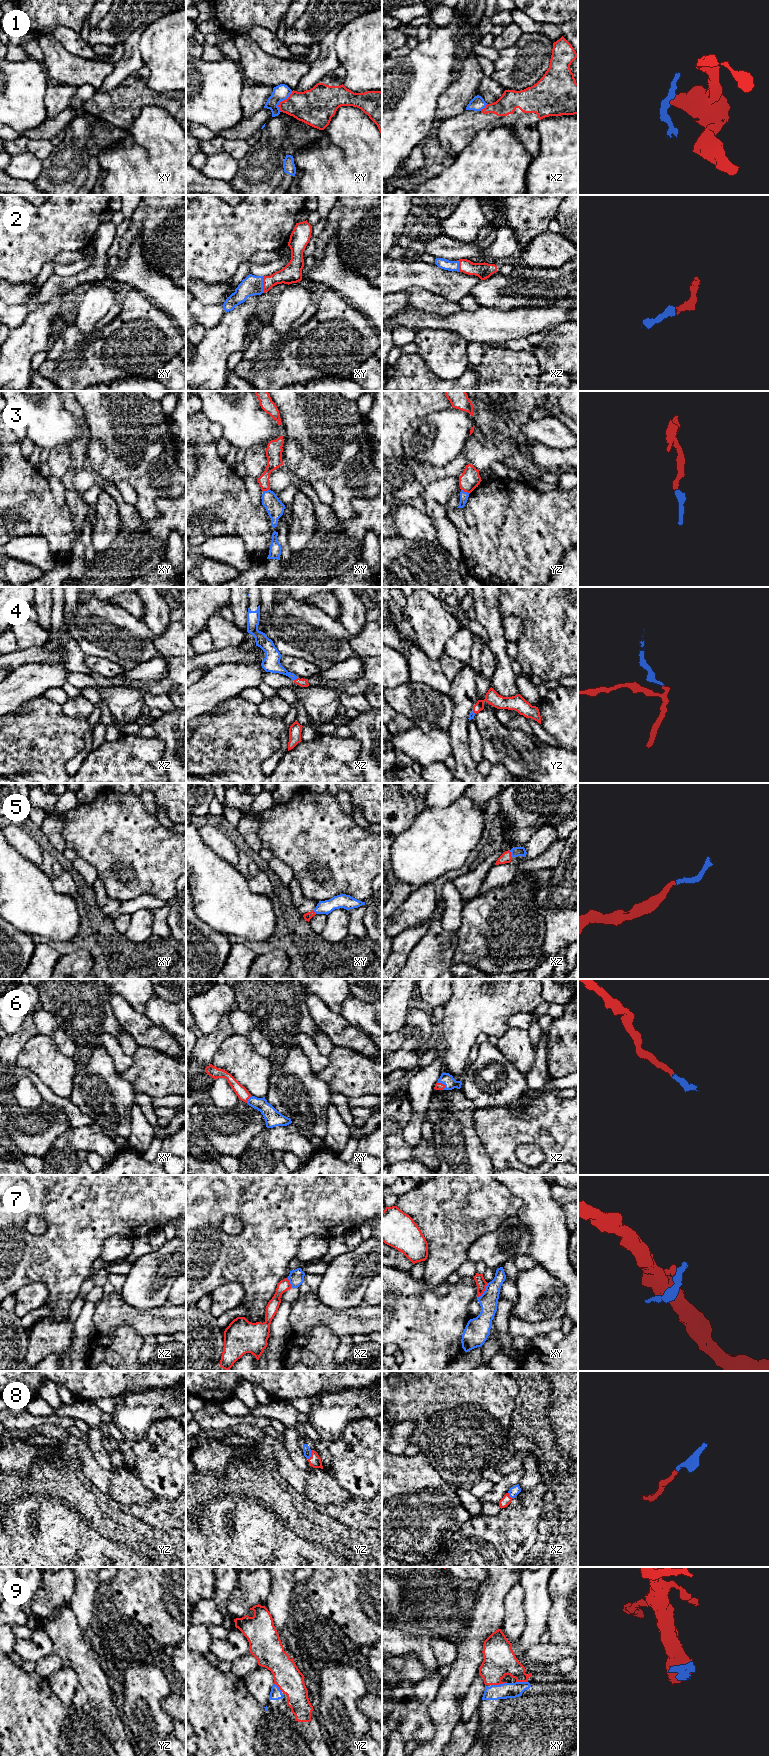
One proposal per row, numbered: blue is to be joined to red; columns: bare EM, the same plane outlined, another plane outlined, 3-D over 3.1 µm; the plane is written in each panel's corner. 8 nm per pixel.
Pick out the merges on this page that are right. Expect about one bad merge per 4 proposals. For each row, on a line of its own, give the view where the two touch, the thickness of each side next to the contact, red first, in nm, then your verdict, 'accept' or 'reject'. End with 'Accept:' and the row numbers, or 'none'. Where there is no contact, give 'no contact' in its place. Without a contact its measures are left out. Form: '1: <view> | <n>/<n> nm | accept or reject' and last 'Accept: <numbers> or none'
1: xy | 280/130 nm | reject
2: xy | 160/160 nm | accept
3: yz | 160/70 nm | accept
4: xz | 70/140 nm | accept
5: xz | 90/80 nm | accept
6: xz | 60/100 nm | accept
7: xy | 80/150 nm | reject
8: yz | 100/60 nm | accept
9: xy | 260/130 nm | accept
Accept: 2, 3, 4, 5, 6, 8, 9

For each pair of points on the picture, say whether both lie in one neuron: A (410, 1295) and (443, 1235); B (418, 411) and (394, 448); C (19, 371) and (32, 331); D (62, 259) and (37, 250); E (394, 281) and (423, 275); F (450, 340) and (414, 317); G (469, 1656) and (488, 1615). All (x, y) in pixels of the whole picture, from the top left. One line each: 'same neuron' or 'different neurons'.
A: different neurons
B: same neuron
C: same neuron
D: different neurons
E: same neuron
F: different neurons
G: same neuron

